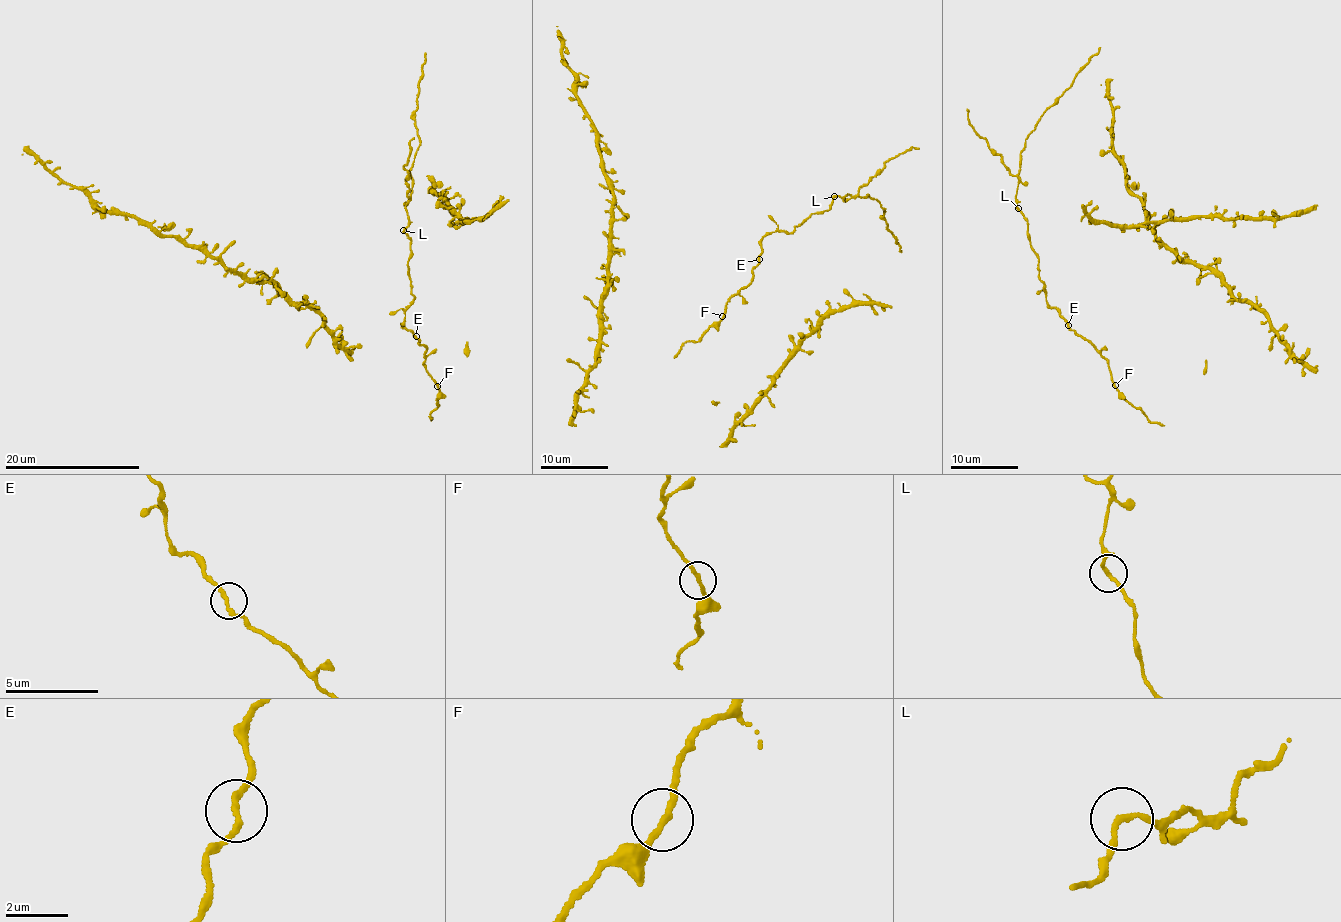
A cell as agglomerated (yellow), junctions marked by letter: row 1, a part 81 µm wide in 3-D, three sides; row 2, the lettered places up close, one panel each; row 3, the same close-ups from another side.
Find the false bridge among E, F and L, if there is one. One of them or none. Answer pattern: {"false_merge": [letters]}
{"false_merge": []}

